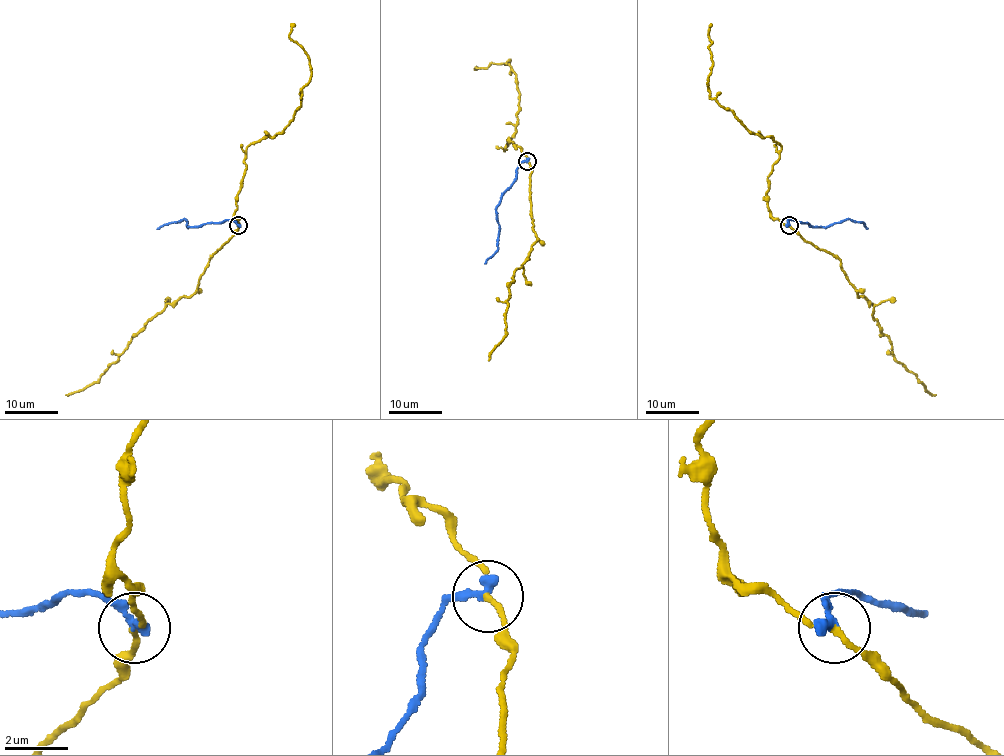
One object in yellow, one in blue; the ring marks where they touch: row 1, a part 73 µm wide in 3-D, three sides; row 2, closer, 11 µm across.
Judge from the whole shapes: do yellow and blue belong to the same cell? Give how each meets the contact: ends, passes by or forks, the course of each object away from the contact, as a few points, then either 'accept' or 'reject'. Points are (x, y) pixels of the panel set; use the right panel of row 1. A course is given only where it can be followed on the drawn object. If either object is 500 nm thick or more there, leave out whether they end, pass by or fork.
yellow passes by; blue ends there; yellow runs (789, 225), (836, 256), (858, 296), (873, 305), (872, 315), (894, 356), (936, 395); blue runs (789, 225), (789, 220), (826, 228), (845, 220), (860, 221), (867, 229); reject

